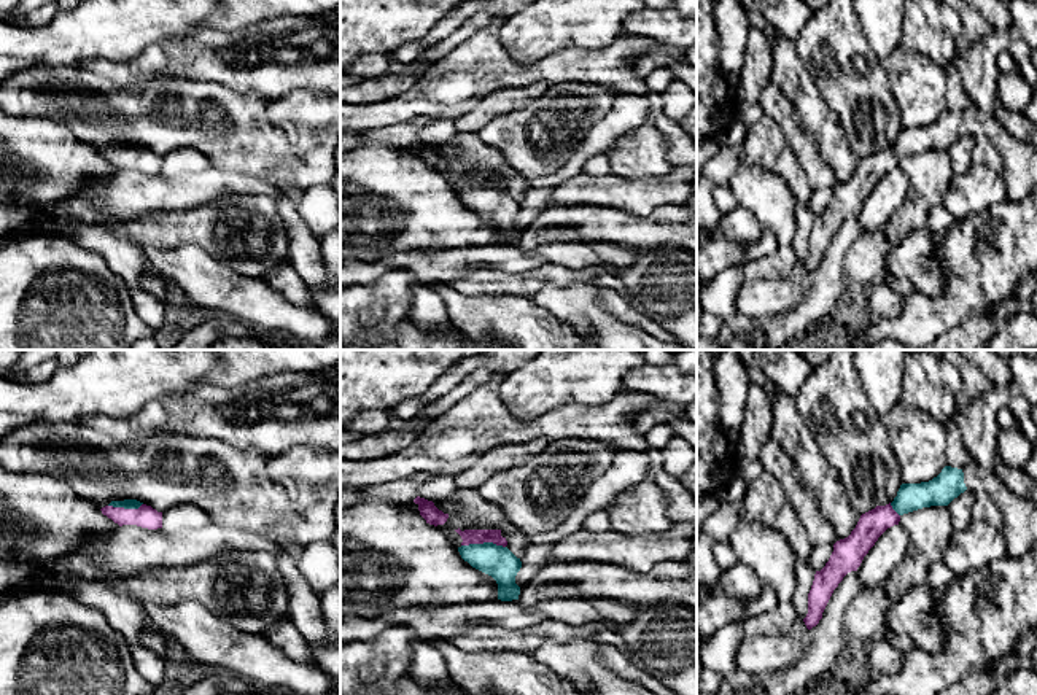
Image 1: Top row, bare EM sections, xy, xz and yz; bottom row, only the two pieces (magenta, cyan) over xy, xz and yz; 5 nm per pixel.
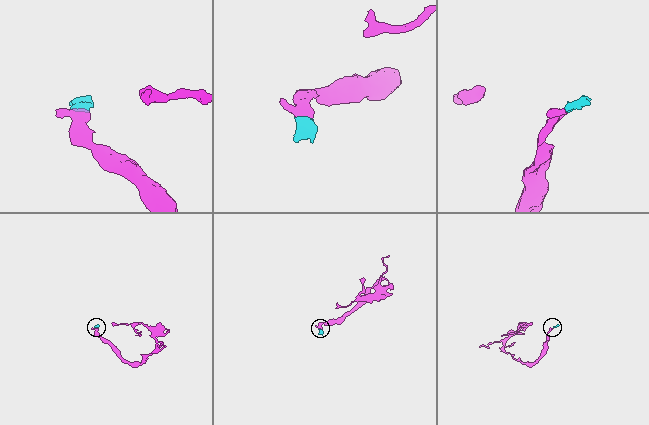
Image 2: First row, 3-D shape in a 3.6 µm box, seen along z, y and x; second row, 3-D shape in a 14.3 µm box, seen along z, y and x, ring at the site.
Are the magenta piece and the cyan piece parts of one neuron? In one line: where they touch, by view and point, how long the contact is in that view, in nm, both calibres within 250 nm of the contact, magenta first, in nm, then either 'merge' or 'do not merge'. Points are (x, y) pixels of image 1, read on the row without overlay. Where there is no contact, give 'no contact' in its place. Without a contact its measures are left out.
contact xz (484, 185); length 220 nm; calibres 80 and 160 nm; merge

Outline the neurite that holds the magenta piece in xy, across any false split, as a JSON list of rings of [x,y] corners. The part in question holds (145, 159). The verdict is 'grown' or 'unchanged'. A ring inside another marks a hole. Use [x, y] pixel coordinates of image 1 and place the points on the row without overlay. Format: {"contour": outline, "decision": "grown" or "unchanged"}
{"contour": [[[137,143],[111,145],[100,154],[119,170],[137,169],[148,173],[162,172],[162,156]]], "decision": "grown"}

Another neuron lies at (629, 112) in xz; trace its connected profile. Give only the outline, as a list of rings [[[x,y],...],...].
[[[617,95],[612,108],[600,115],[593,127],[576,143],[573,156],[557,172],[528,180],[522,212],[515,219],[520,235],[549,207],[557,186],[581,173],[590,157],[609,154],[620,137],[631,134],[646,121],[647,113],[647,95]]]

